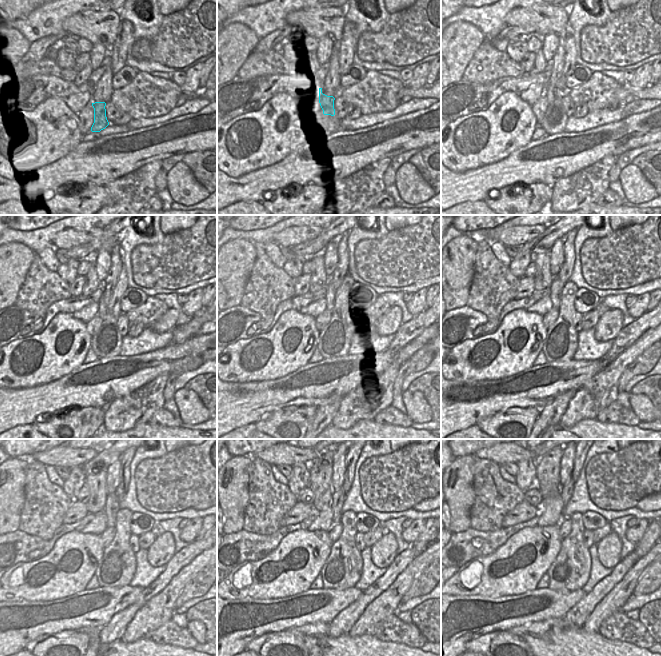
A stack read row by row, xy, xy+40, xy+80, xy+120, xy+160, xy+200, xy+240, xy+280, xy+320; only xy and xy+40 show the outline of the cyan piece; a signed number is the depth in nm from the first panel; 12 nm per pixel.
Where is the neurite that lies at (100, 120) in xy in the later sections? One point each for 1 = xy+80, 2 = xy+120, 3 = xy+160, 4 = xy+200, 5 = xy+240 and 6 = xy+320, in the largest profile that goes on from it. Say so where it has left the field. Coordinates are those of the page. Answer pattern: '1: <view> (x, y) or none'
1: xy+80 (551, 93)
2: xy+120 (102, 306)
3: xy+160 (331, 291)
4: xy+200 (556, 286)
5: xy+240 (111, 508)
6: xy+320 (566, 490)

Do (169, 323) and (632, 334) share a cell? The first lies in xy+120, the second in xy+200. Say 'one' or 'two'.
two

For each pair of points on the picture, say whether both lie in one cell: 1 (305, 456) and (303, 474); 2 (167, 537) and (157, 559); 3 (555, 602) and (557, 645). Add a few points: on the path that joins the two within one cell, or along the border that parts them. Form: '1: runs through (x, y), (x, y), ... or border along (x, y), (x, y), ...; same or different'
1: border along (308, 462), (297, 462), (292, 466); different
2: runs through (165, 542), (158, 554); same
3: border along (562, 617), (533, 622); different

